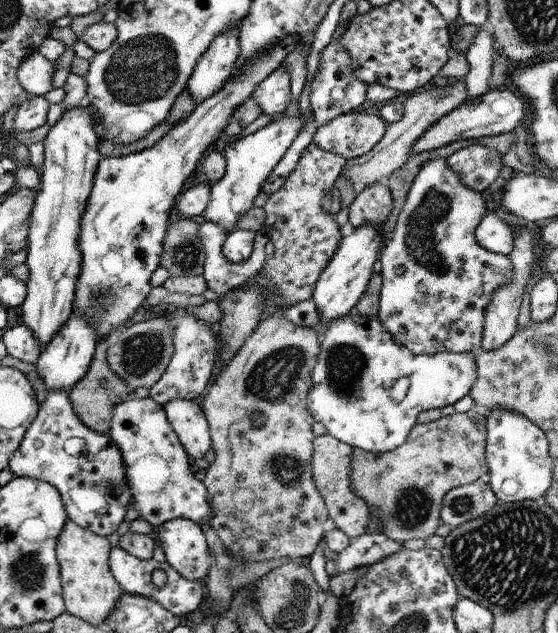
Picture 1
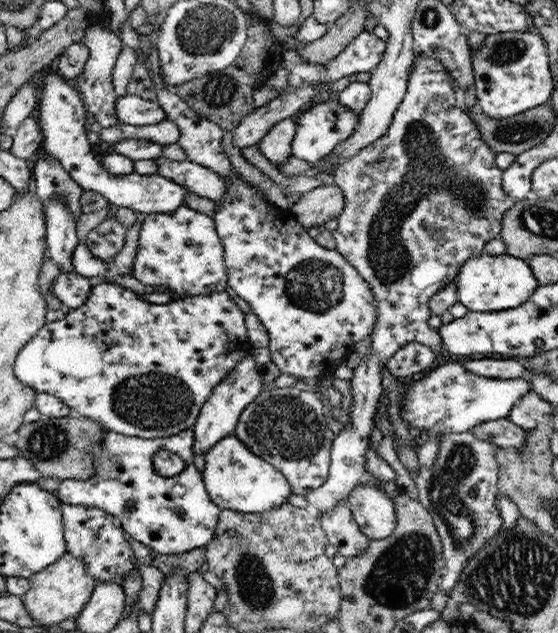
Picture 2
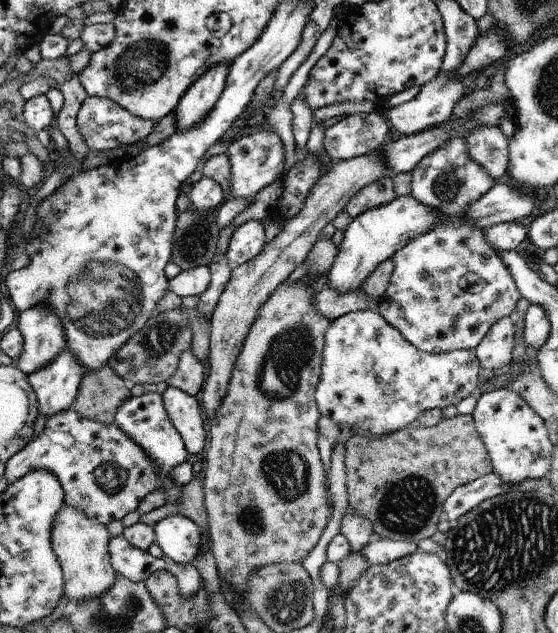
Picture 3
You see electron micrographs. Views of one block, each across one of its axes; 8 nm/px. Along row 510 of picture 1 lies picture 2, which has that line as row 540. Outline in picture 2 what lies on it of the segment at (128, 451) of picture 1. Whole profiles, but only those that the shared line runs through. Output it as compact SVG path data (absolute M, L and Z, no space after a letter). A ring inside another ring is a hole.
M192 428L164 438L138 438L106 432L101 444L102 454L95 457L96 472L85 481L63 481L60 498L66 505L98 507L117 515L134 540L160 554L179 555L206 547L216 534L222 508L208 498L209 491L204 490L202 474L194 466L195 437ZM160 450L178 454L185 462L184 469L170 478L162 474L162 470L158 470ZM118 458L152 458L156 474L126 474L128 466ZM128 502L132 502L132 510L126 507ZM178 510L182 510L181 515L176 513Z

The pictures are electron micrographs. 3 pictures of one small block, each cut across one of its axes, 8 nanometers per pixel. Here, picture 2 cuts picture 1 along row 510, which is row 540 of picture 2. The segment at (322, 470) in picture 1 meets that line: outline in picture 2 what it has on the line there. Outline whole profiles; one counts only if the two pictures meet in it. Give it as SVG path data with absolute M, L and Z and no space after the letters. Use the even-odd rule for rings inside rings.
M339 502L330 512L318 515L329 544L338 548L338 554L349 557L361 555L369 545L369 538L360 530L352 511L345 502Z

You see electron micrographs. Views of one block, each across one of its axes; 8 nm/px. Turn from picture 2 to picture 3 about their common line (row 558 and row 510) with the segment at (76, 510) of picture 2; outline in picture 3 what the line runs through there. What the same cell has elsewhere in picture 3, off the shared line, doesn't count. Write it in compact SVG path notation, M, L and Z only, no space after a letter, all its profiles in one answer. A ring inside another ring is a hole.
M73 407L46 420L42 434L34 437L34 440L9 460L4 478L8 484L12 484L30 471L41 468L48 469L58 476L65 491L64 502L105 525L112 520L124 518L128 512L136 510L144 496L162 486L161 470L155 467L155 462L130 435L127 435L116 423L106 424L82 417Z

